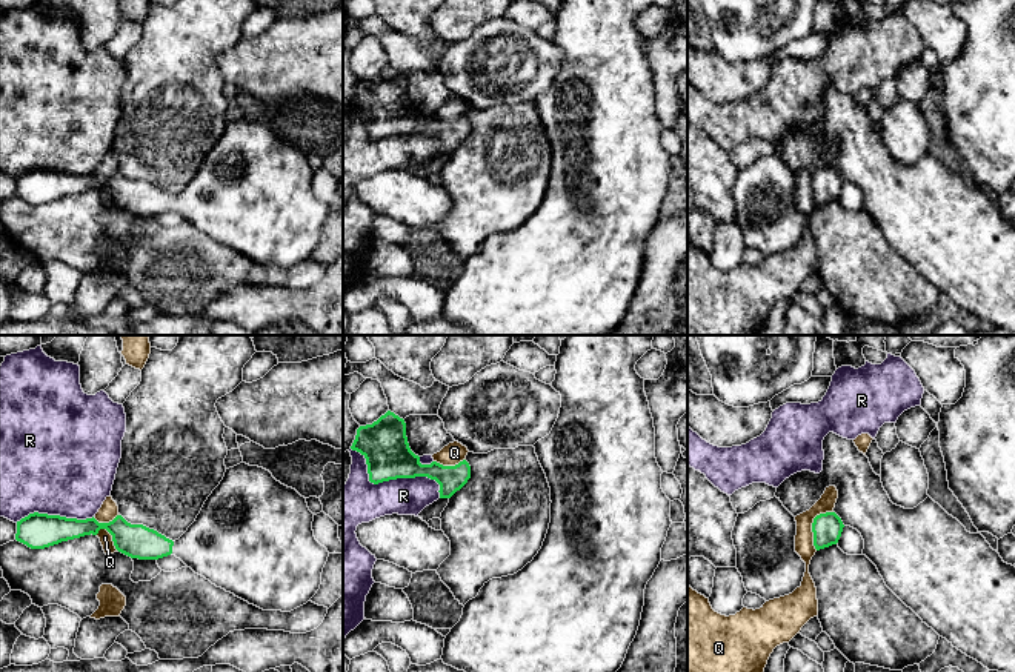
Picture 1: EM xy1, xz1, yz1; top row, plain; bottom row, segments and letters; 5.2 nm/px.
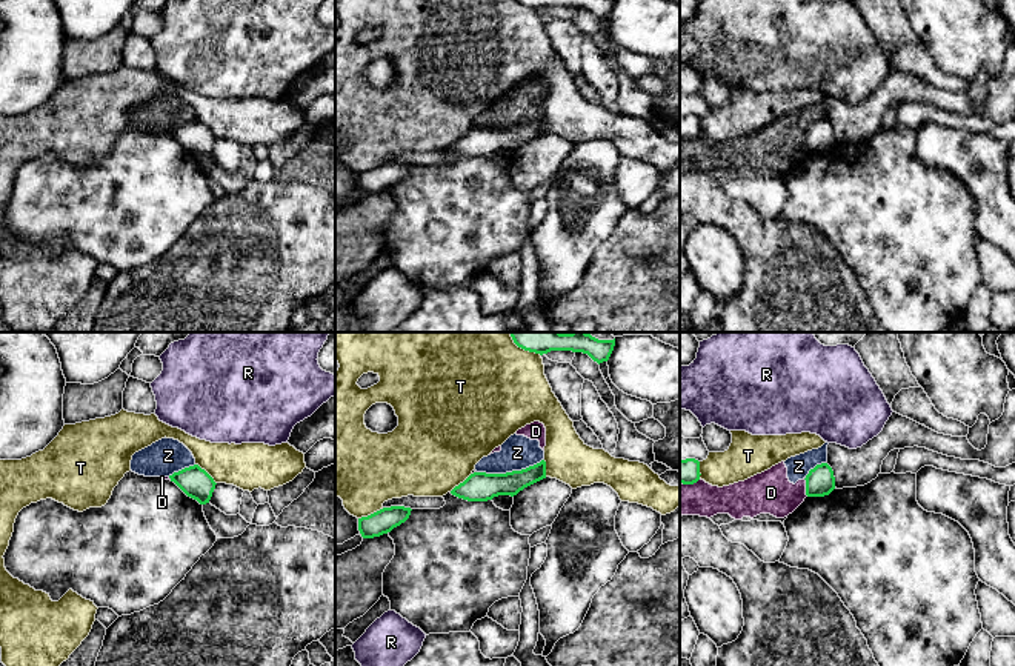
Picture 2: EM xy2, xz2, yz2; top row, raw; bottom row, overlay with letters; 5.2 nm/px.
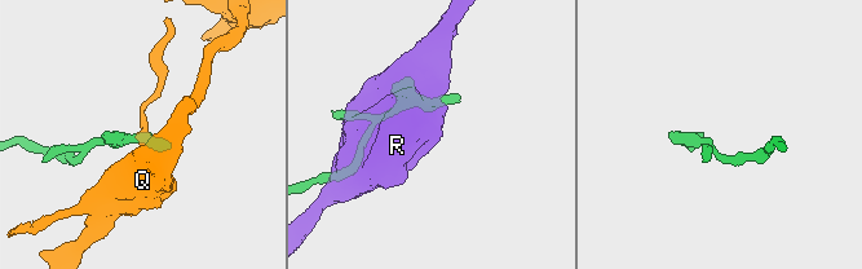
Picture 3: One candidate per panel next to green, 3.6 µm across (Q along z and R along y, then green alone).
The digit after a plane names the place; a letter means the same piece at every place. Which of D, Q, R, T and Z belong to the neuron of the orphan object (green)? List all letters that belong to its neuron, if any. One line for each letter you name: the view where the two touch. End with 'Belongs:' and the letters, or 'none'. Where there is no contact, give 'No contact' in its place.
Belongs: none

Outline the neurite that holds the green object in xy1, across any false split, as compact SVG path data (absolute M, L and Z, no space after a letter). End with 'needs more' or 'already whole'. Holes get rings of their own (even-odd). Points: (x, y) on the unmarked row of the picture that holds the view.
M240 118L226 125L195 177L175 197L143 180L131 180L121 171L98 178L94 172L77 175L38 168L17 177L15 195L31 205L45 205L106 185L115 205L131 214L158 215L172 209L195 229L249 260L291 268L317 249L329 212L314 192L312 177L306 154L295 145L281 140L263 123Z; needs more

